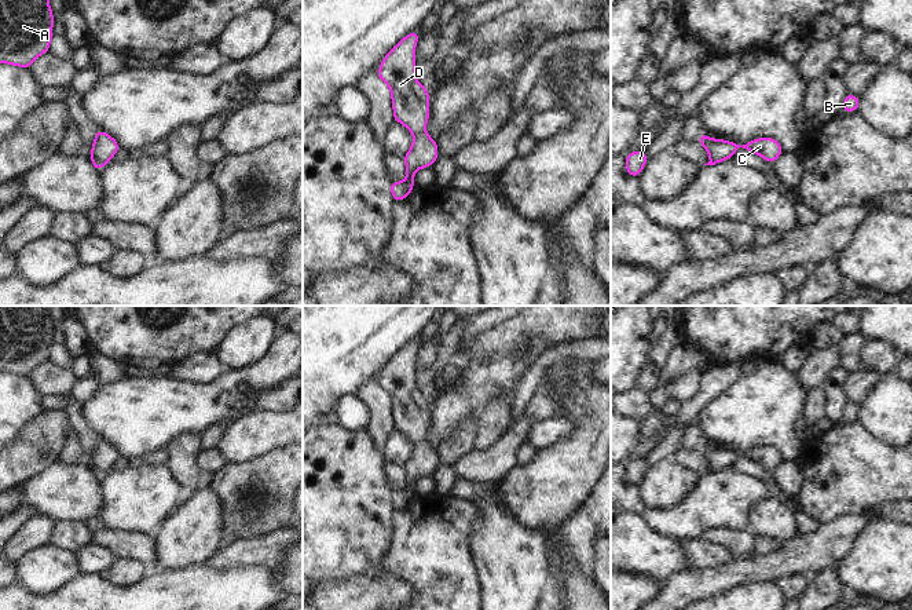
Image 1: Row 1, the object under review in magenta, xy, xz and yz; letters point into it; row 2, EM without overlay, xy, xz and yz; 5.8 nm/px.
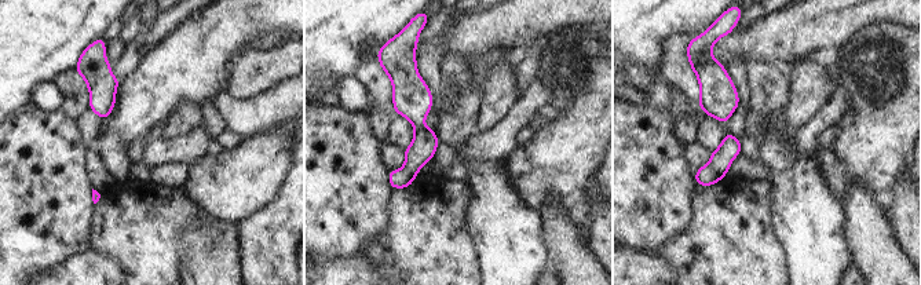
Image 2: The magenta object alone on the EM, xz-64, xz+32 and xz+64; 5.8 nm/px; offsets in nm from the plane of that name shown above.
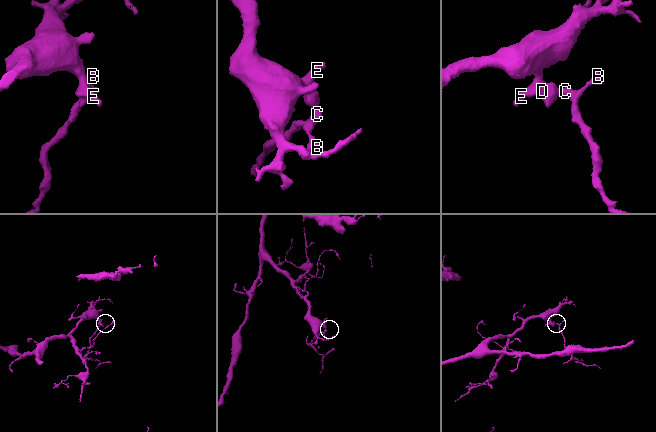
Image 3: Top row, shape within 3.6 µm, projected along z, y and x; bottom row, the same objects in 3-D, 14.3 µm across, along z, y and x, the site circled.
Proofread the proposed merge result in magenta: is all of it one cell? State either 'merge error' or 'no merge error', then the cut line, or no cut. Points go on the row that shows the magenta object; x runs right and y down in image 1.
no merge error; no cut

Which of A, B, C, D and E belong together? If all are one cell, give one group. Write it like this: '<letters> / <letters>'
A B C D E

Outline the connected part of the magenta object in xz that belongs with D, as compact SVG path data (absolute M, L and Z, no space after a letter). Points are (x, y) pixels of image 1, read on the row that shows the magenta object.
M417 30L403 37L382 59L377 76L389 87L393 120L404 125L414 136L403 157L407 175L403 182L391 182L393 201L406 200L414 189L414 173L432 167L439 157L437 143L425 127L429 121L429 91L415 77Z

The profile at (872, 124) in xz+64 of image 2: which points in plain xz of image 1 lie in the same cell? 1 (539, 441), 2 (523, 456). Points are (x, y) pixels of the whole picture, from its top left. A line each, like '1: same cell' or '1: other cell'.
1: other cell
2: other cell

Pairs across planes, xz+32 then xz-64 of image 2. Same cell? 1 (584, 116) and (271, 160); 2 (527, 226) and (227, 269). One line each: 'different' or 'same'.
1: same
2: same

